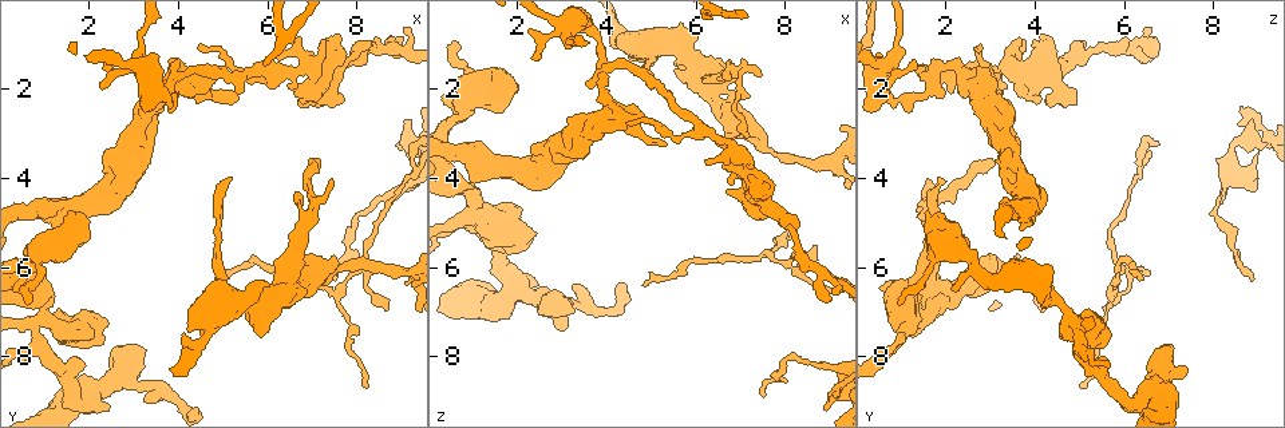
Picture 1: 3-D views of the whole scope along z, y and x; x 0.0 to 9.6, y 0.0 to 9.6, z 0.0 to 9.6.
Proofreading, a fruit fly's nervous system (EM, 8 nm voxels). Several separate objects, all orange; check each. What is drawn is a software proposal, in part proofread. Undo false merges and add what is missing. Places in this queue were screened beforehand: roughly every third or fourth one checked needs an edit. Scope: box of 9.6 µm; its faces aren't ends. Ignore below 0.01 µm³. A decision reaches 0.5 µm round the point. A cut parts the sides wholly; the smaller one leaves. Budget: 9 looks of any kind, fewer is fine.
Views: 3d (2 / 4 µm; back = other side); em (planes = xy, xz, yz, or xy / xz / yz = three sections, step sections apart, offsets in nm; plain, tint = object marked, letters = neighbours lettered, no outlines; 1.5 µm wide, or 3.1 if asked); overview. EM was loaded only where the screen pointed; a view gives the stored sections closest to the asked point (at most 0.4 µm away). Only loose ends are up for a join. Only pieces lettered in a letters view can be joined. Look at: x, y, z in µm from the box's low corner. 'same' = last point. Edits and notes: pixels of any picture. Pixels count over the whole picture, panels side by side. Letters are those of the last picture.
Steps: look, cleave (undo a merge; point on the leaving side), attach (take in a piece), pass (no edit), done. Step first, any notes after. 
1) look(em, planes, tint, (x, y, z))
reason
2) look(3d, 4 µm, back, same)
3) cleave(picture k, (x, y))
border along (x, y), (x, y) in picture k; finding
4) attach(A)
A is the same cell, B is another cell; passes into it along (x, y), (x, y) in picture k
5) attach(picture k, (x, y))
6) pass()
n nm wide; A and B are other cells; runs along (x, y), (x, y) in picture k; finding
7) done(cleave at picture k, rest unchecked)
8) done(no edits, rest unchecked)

look(3d, 2 µm, (5.25, 4.05, 1.95))
thin end

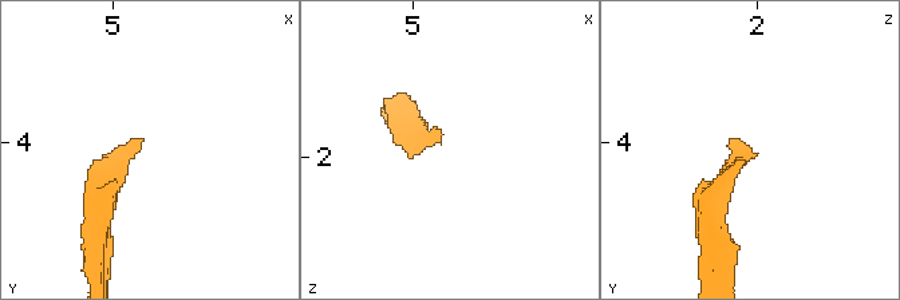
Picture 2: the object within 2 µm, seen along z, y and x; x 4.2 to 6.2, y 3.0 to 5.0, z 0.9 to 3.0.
look(em, planes, letters, (5.22, 4.02, 1.92))

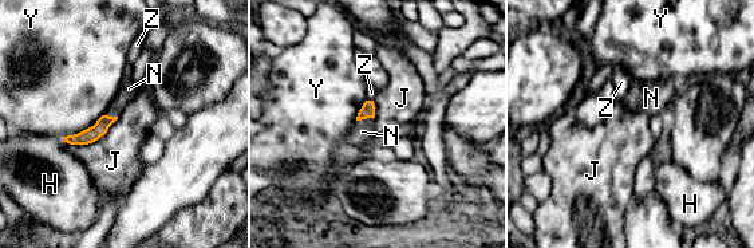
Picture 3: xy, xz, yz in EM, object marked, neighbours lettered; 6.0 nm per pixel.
attach(N)
J touches over 360 nm; N is the same cell, H, J, Y and Z are other cells; passes into it along (367, 110), (364, 118), (362, 132) in picture 3; it goes on there

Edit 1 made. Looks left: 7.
look(overview)

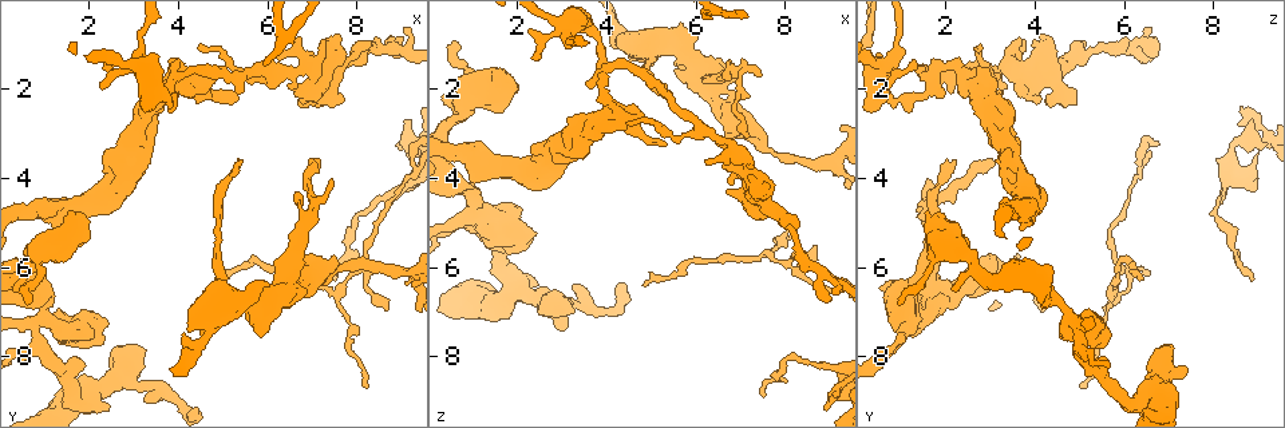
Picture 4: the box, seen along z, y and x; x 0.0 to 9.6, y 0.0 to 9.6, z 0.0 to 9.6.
look(em, planes, letters, (6.70, 2.25, 4.05))
closes a loop

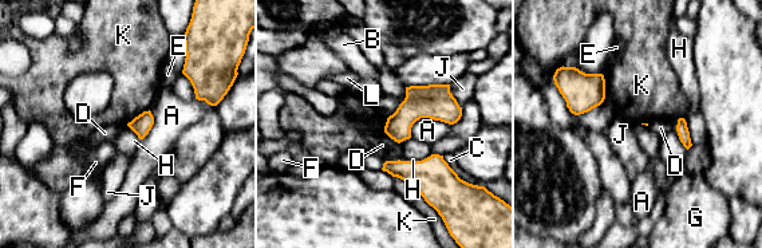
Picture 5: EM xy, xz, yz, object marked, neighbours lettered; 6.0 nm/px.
pass()
K touches over 300 nm; A, B, C, D, E, F, G, H, J, K and L are other cells; all the same neuron

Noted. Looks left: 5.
look(em, xz, step 4, plain, (8.75, 1.05, 6.05))

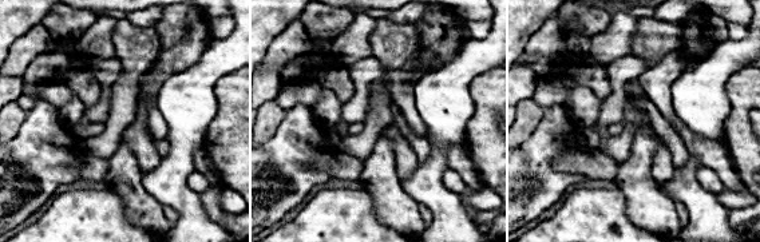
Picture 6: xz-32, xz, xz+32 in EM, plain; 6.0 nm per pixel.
look(em, xz, step 4, tint, same)

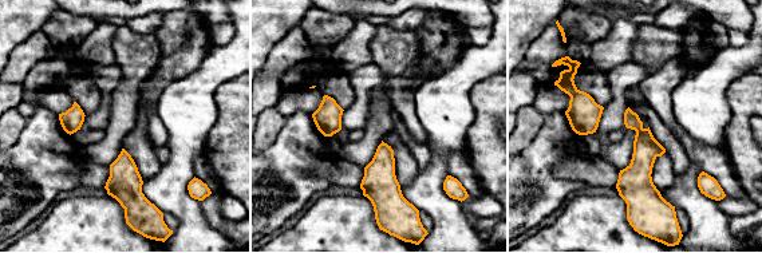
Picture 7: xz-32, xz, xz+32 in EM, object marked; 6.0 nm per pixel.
look(em, xz, step 4, letters, same)

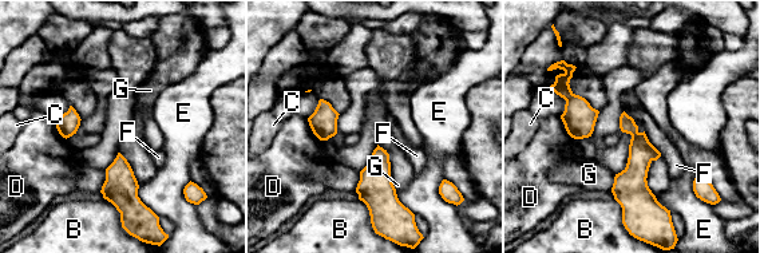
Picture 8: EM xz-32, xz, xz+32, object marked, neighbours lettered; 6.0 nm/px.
pass()
B, C, D, E, F and G are other cells; runs along (624, 117), (637, 137), (640, 208) in picture 8; all the same neuron

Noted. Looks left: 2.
done(attach at picture 3, rest unchecked)

